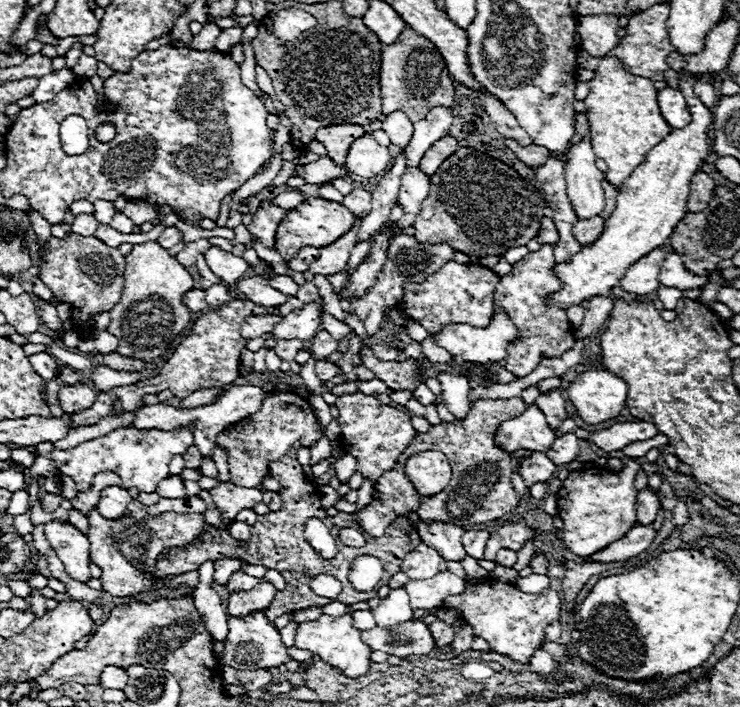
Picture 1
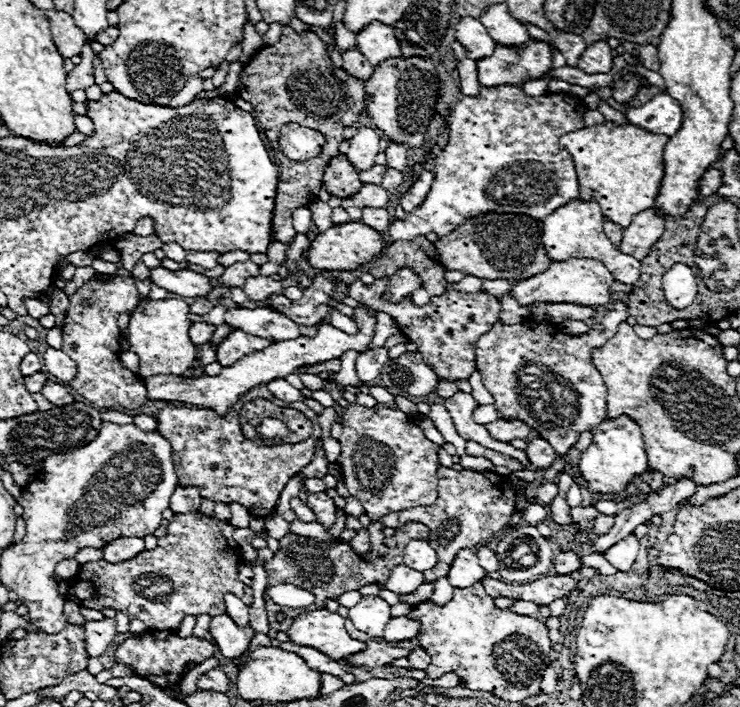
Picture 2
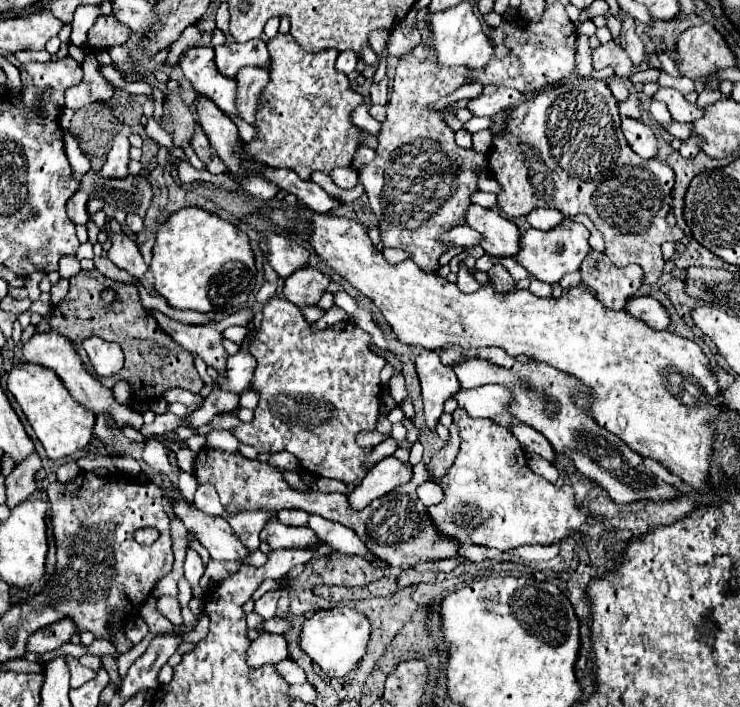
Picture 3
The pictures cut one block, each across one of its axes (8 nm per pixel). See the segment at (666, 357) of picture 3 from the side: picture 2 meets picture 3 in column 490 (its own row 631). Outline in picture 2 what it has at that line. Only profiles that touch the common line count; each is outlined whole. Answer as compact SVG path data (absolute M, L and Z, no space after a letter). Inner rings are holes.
M326 608L300 614L288 630L288 636L292 642L312 646L336 662L366 650L364 642L348 636L344 630L344 618L338 612L328 612Z

